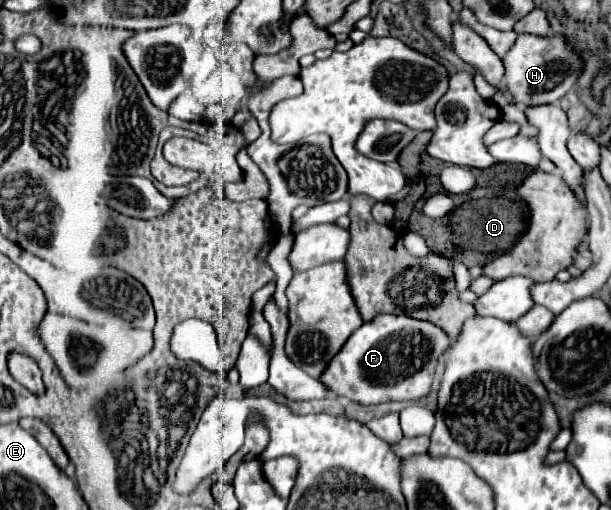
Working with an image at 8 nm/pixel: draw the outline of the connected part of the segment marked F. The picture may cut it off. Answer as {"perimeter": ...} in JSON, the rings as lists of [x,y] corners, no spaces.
{"perimeter":[[[378,315],[350,335],[342,351],[328,363],[326,373],[320,375],[320,381],[334,395],[348,397],[360,405],[418,401],[428,395],[432,369],[448,345],[448,335],[428,321],[418,321],[406,315]]]}

